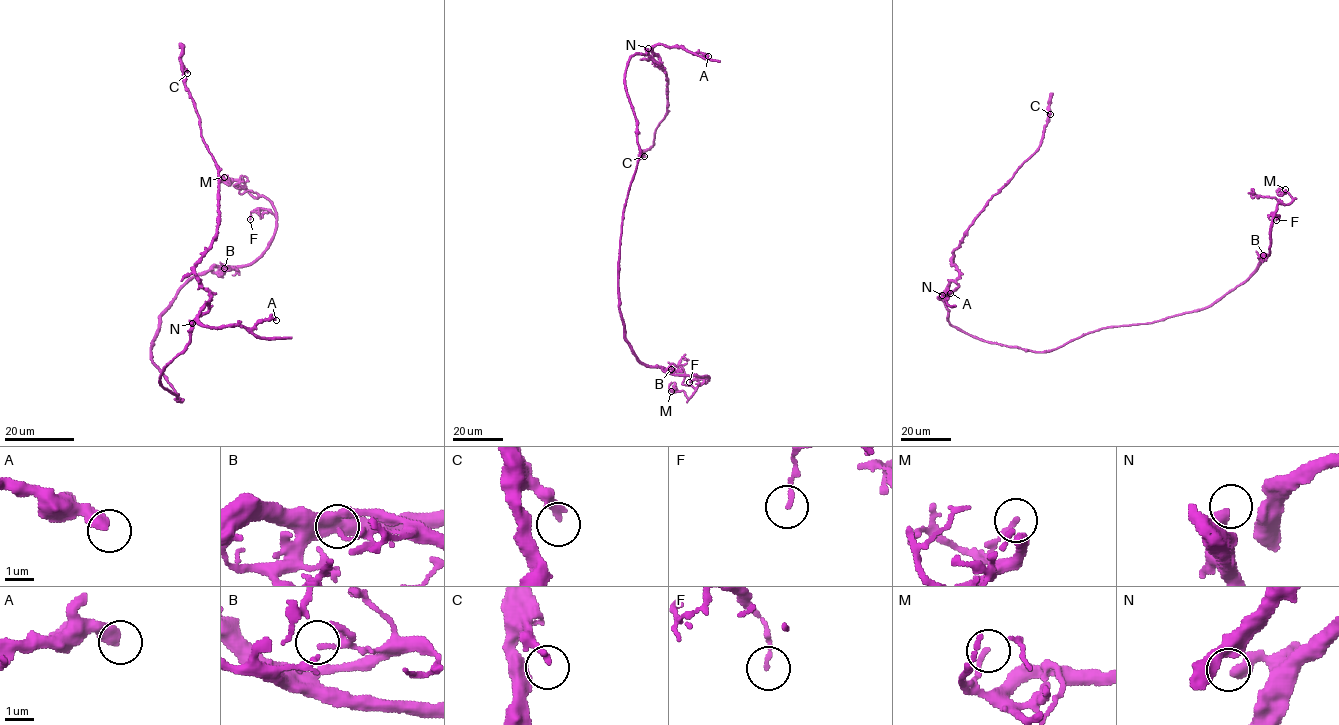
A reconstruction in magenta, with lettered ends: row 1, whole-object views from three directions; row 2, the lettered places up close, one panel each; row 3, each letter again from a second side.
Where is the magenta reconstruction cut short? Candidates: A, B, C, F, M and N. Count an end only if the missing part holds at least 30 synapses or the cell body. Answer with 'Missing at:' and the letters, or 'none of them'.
Missing at: none of them

